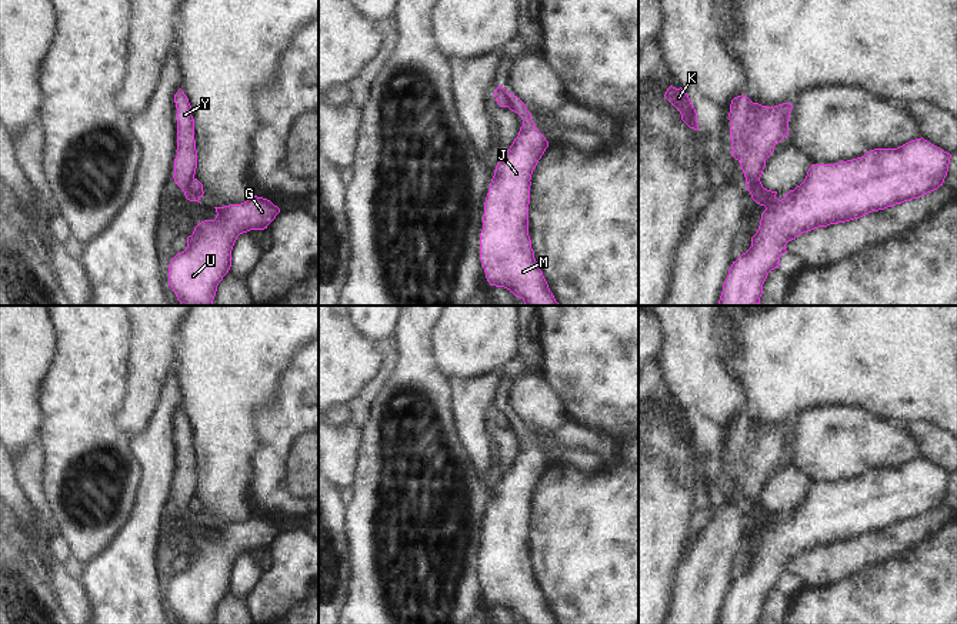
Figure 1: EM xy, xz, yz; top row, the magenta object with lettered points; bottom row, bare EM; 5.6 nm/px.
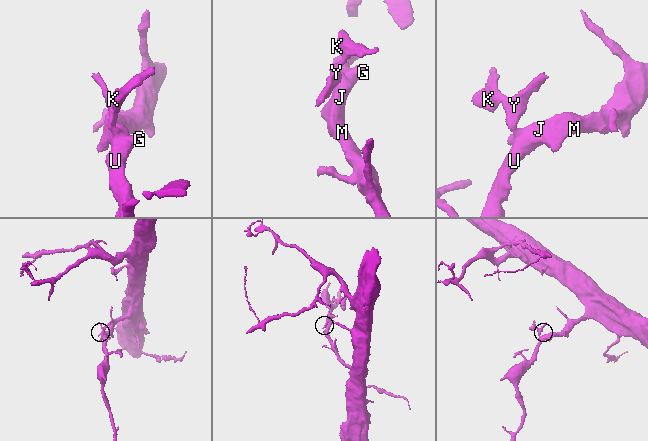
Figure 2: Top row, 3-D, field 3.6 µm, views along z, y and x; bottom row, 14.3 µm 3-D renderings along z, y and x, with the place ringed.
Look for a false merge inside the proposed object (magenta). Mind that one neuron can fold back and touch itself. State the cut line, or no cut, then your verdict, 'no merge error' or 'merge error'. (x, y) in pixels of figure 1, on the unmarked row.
cut xy (193, 497), (183, 510); merge error

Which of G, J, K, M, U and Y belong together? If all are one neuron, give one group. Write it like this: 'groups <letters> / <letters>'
groups G J M U / K Y

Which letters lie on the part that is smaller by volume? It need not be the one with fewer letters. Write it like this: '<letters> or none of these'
K, Y

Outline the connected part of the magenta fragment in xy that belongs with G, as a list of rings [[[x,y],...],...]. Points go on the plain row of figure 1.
[[[254,514],[241,524],[214,528],[216,538],[199,543],[186,570],[169,584],[169,605],[180,624],[213,624],[217,605],[231,587],[237,557],[267,548],[280,533],[270,520]]]

